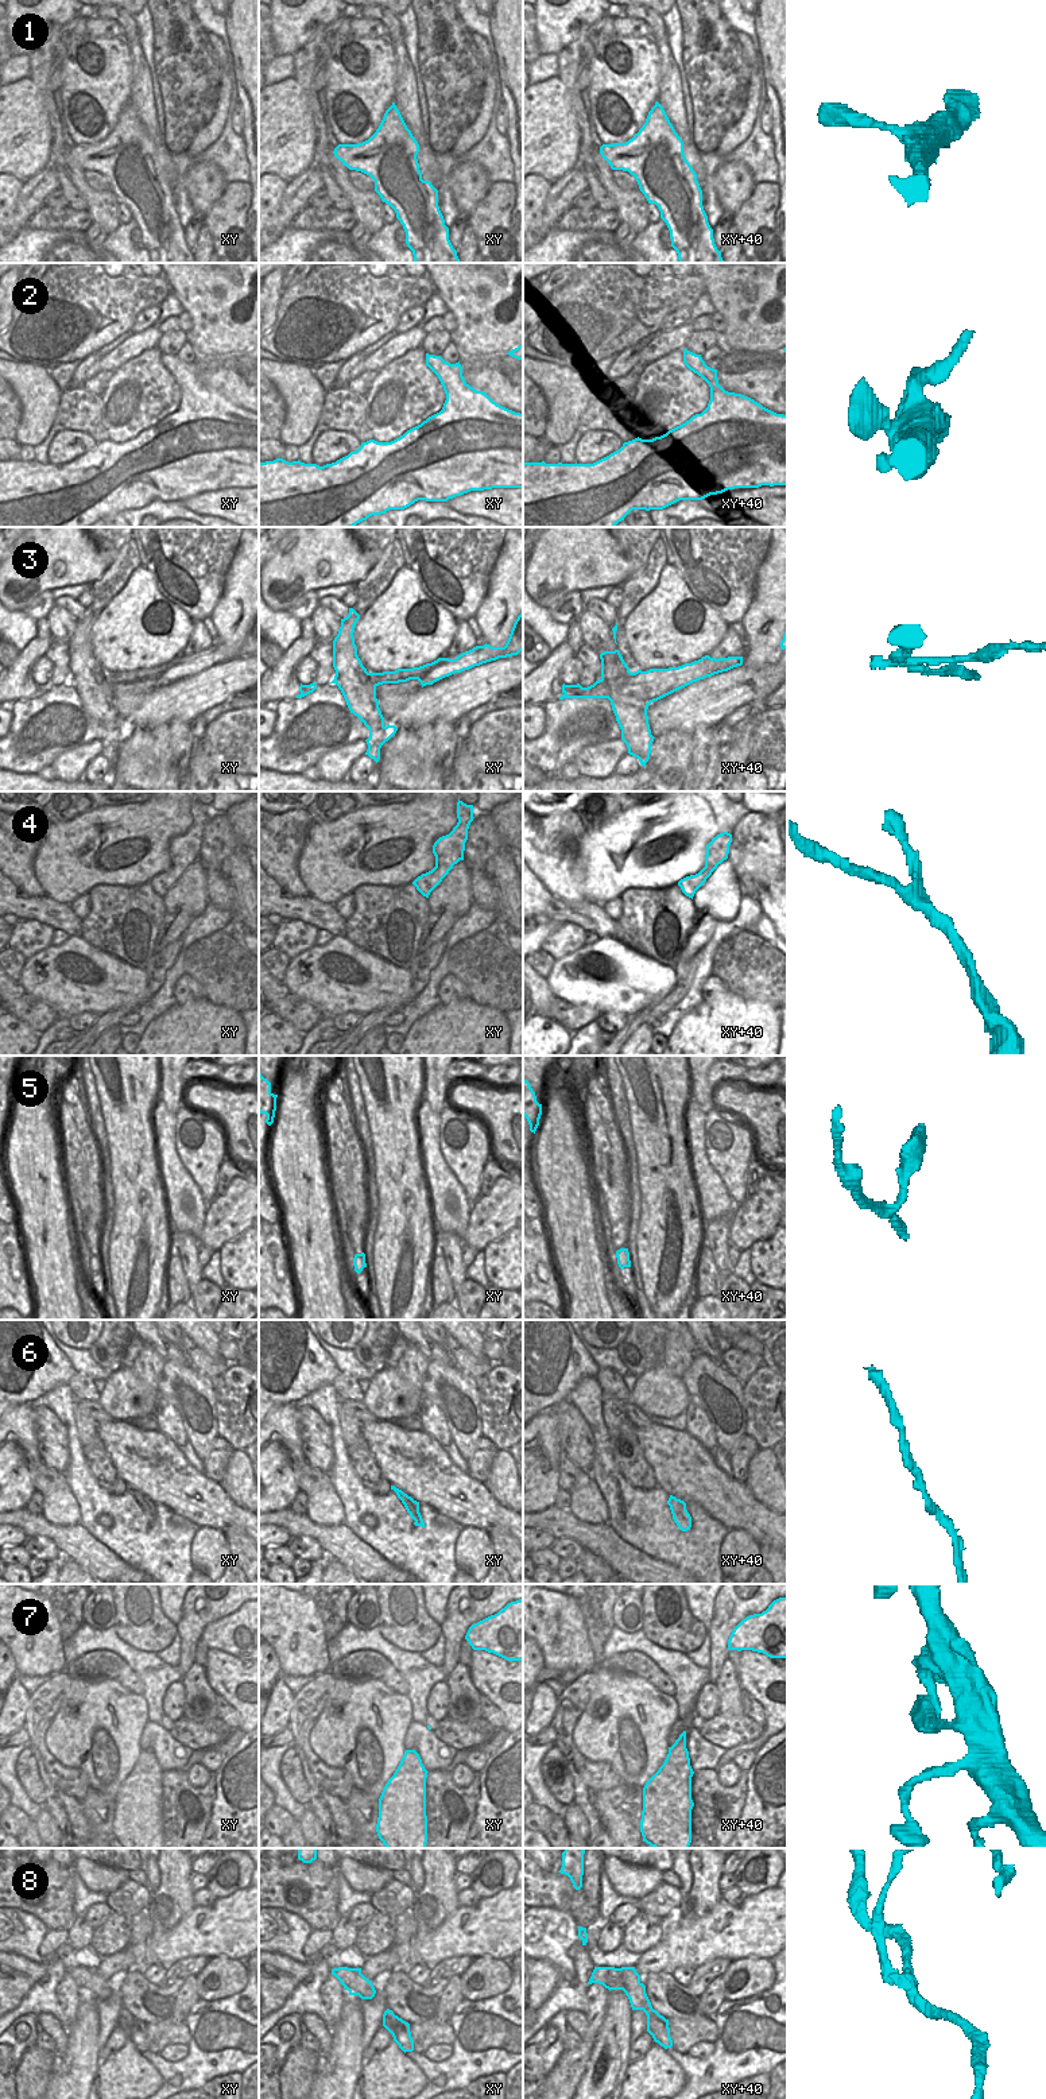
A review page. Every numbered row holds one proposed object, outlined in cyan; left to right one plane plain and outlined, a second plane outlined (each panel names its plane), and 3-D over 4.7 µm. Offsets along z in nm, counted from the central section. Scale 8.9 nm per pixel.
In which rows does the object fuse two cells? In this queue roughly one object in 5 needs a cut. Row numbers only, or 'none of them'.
3, 8

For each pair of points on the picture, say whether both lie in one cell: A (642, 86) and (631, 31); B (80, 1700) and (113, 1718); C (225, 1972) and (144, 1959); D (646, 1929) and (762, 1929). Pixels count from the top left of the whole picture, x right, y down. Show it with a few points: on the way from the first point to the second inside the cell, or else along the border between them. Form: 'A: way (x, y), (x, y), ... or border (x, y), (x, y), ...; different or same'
A: border (615, 34), (649, 37); different
B: way (88, 1708), (97, 1718), (105, 1718); same
C: border (209, 1958), (228, 1956), (241, 1959); different
D: border (663, 1936), (655, 1945), (640, 1955); different

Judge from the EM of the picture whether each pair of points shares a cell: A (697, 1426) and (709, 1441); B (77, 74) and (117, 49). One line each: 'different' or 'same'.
A: same
B: same

